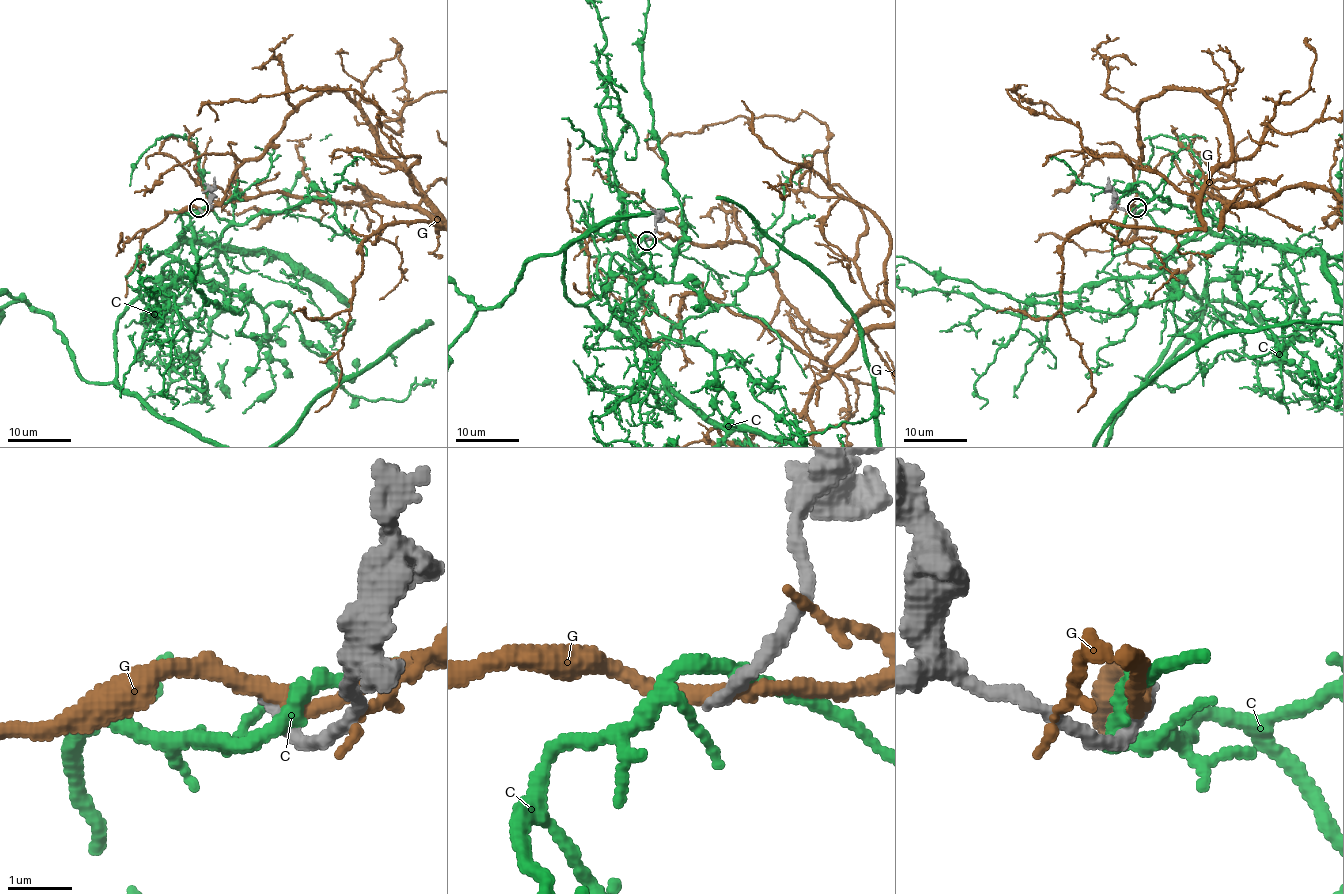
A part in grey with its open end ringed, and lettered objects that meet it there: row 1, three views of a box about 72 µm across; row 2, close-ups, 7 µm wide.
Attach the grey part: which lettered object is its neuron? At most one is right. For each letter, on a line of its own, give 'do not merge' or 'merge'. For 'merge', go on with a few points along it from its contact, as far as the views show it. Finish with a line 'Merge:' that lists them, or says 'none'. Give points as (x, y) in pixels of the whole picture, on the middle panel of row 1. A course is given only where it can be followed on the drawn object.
C: do not merge
G: do not merge
Merge: none

